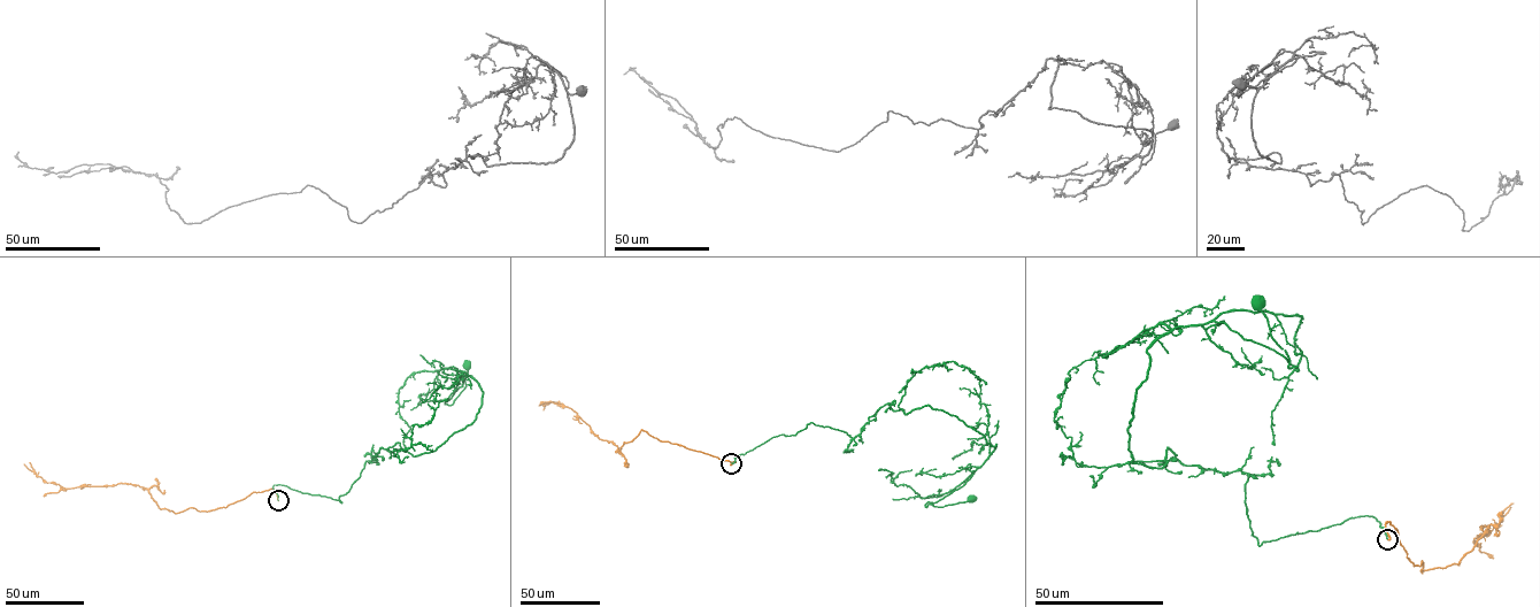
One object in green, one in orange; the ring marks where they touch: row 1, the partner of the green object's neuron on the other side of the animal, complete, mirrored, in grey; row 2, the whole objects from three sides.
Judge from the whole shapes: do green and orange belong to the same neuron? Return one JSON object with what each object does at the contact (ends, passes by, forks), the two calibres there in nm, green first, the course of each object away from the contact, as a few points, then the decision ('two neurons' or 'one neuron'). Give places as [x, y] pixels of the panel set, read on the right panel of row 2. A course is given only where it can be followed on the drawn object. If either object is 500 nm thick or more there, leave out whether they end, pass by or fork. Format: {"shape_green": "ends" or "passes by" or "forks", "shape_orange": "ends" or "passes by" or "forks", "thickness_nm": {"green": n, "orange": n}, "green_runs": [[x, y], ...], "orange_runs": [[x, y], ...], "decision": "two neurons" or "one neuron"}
{"shape_green": "ends", "shape_orange": "ends", "thickness_nm": {"green": 190, "orange": 240}, "green_runs": [[1387, 539], [1364, 516], [1259, 546], [1249, 474], [1131, 462], [1178, 327], [1298, 366], [1262, 304]], "orange_runs": [[1387, 539], [1391, 522], [1423, 573], [1458, 565], [1480, 525], [1488, 525], [1476, 544], [1510, 507]], "decision": "one neuron"}

